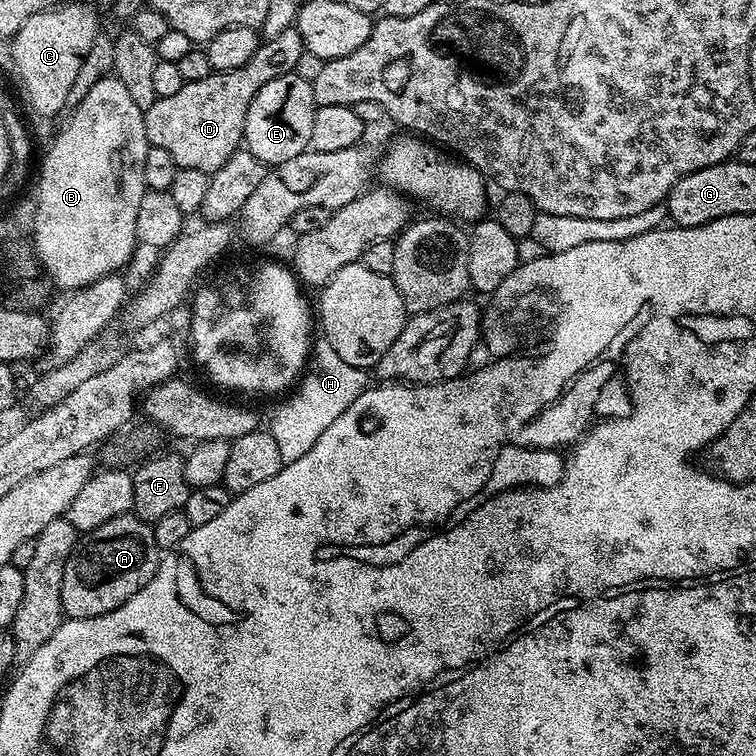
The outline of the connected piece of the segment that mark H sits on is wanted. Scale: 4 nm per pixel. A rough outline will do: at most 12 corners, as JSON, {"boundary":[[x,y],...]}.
{"boundary":[[323,338],[272,412],[282,462],[298,462],[370,387]]}

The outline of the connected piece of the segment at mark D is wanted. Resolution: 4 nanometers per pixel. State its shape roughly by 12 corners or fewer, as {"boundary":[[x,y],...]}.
{"boundary":[[295,26],[238,70],[184,82],[144,109],[151,147],[209,174],[244,139],[246,110],[306,51]]}

